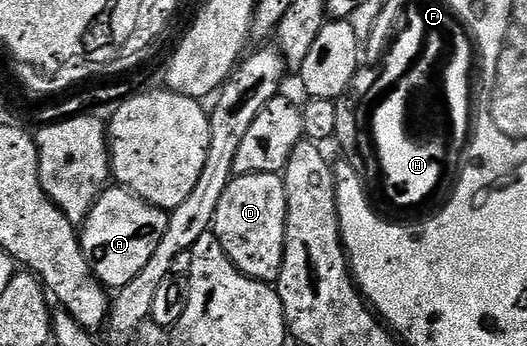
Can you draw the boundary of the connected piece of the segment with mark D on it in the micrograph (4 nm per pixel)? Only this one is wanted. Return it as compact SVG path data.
M239 174L229 183L219 208L215 208L212 234L223 244L223 252L247 276L276 283L285 255L287 192L281 174Z

